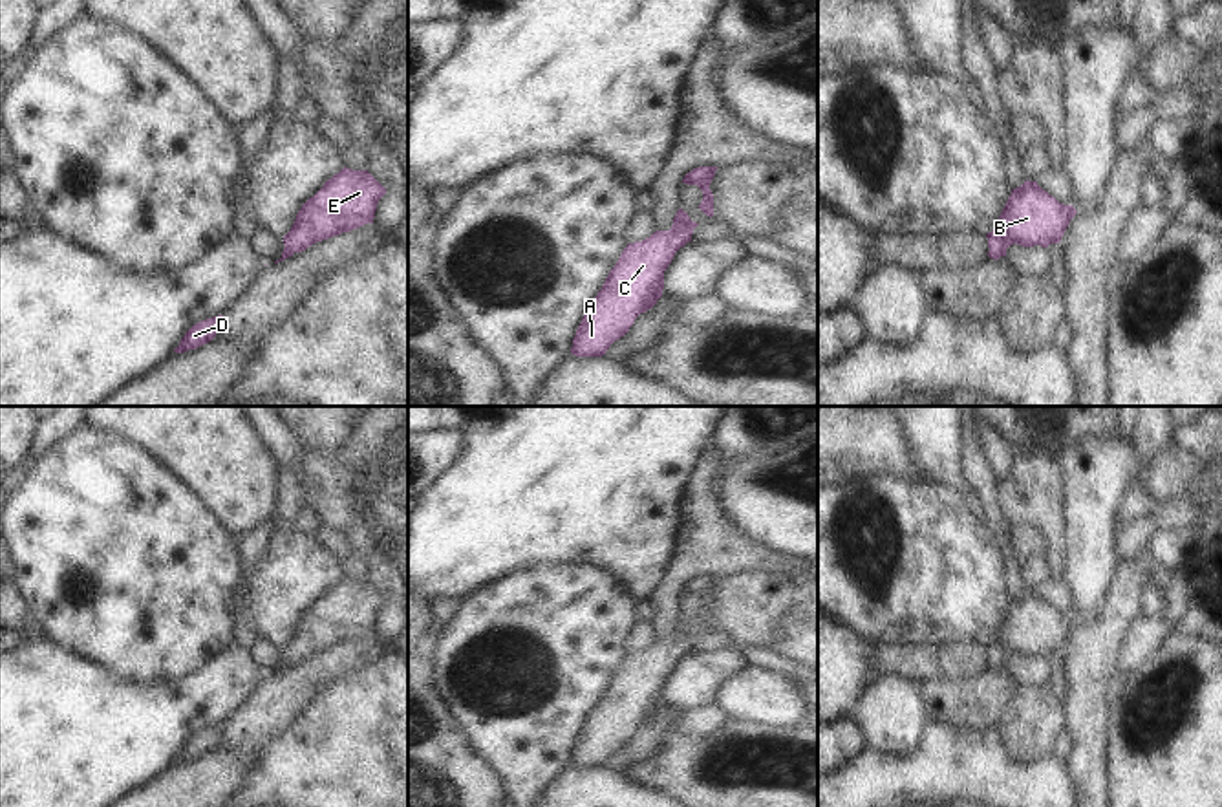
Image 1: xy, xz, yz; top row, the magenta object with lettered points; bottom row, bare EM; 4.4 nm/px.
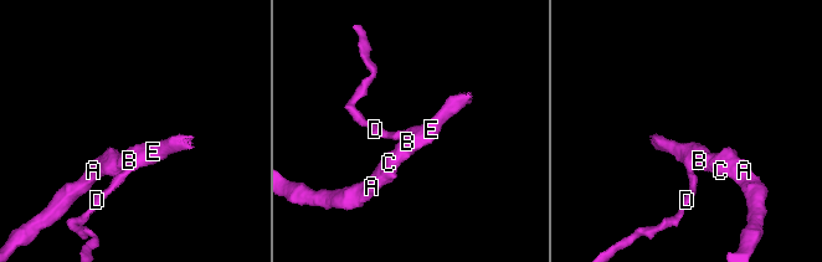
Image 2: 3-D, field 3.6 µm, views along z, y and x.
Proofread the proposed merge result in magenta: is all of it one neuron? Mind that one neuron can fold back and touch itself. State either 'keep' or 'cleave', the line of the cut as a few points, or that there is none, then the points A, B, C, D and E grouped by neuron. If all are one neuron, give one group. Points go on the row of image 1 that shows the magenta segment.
keep | no cut | A B C D E

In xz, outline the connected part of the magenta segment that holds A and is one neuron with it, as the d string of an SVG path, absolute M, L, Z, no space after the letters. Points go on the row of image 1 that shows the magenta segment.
M679 209L670 231L657 231L642 242L627 243L598 295L587 304L573 339L573 355L606 355L609 346L629 331L635 318L657 304L664 289L664 271L675 253L691 242L697 225Z

